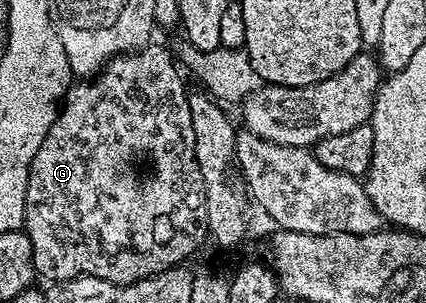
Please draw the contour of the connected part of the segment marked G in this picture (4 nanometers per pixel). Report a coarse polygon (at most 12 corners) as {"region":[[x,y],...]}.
{"region":[[173,51],[69,86],[28,166],[49,283],[209,237]]}

